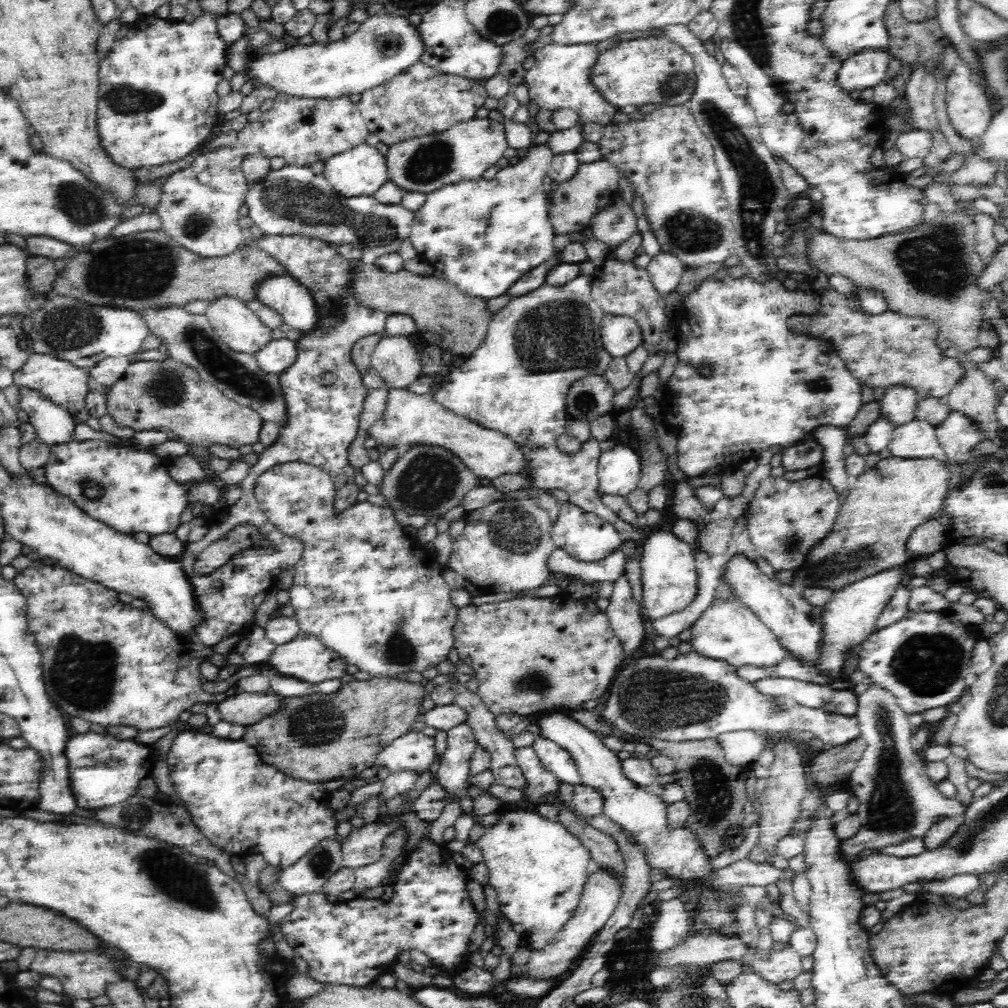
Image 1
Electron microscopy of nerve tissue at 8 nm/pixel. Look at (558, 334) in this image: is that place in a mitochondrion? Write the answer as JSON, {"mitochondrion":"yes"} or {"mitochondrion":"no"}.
{"mitochondrion":"yes"}

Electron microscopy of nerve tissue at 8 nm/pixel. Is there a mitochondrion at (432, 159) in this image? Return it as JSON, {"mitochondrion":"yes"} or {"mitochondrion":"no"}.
{"mitochondrion":"yes"}

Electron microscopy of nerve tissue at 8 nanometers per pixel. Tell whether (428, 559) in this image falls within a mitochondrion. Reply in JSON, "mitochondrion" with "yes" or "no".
{"mitochondrion":"no"}

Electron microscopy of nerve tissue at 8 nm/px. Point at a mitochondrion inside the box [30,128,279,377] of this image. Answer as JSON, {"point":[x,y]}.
{"point":[151,266]}

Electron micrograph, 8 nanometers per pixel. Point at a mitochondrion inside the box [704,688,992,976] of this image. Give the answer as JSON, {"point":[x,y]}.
{"point":[894,812]}

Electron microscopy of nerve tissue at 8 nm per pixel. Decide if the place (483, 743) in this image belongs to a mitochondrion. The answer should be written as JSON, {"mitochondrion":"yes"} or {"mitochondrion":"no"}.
{"mitochondrion":"no"}

